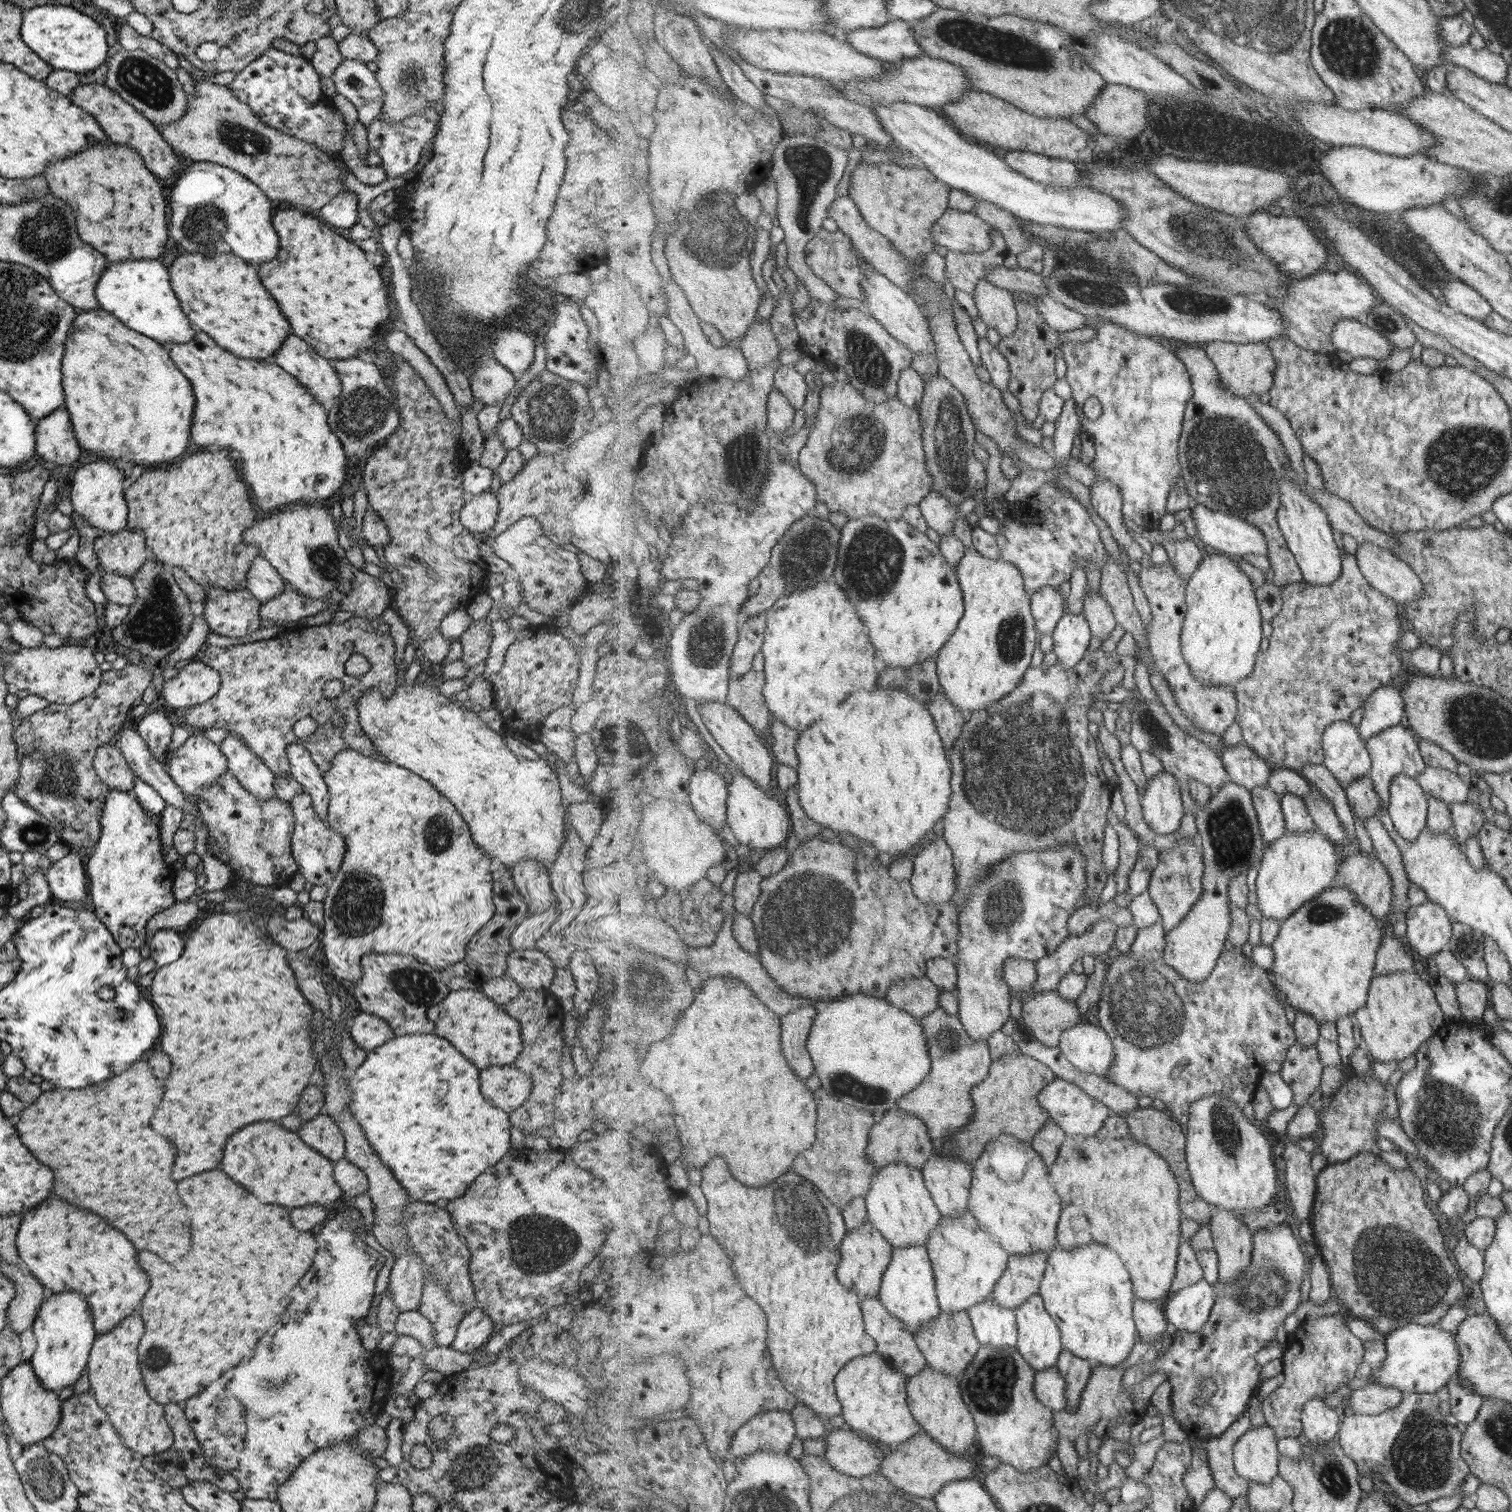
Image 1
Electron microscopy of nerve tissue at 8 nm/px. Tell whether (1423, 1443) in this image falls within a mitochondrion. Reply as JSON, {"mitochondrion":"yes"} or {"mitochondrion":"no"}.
{"mitochondrion":"yes"}

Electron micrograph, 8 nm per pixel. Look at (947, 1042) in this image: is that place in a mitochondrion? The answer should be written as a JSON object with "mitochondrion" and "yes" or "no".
{"mitochondrion":"yes"}

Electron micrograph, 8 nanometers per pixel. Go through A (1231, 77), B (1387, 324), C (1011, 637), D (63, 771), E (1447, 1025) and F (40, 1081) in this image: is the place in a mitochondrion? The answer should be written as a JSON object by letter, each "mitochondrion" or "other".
{"A":"other","B":"mitochondrion","C":"mitochondrion","D":"mitochondrion","E":"other","F":"other"}

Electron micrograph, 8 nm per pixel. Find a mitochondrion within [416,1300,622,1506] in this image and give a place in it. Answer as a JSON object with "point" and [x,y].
{"point":[476,1467]}

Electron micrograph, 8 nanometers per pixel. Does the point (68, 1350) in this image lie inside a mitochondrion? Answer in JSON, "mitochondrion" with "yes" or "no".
{"mitochondrion":"no"}

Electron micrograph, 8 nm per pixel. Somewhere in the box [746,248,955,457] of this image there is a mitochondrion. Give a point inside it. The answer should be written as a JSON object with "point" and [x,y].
{"point":[866,359]}

